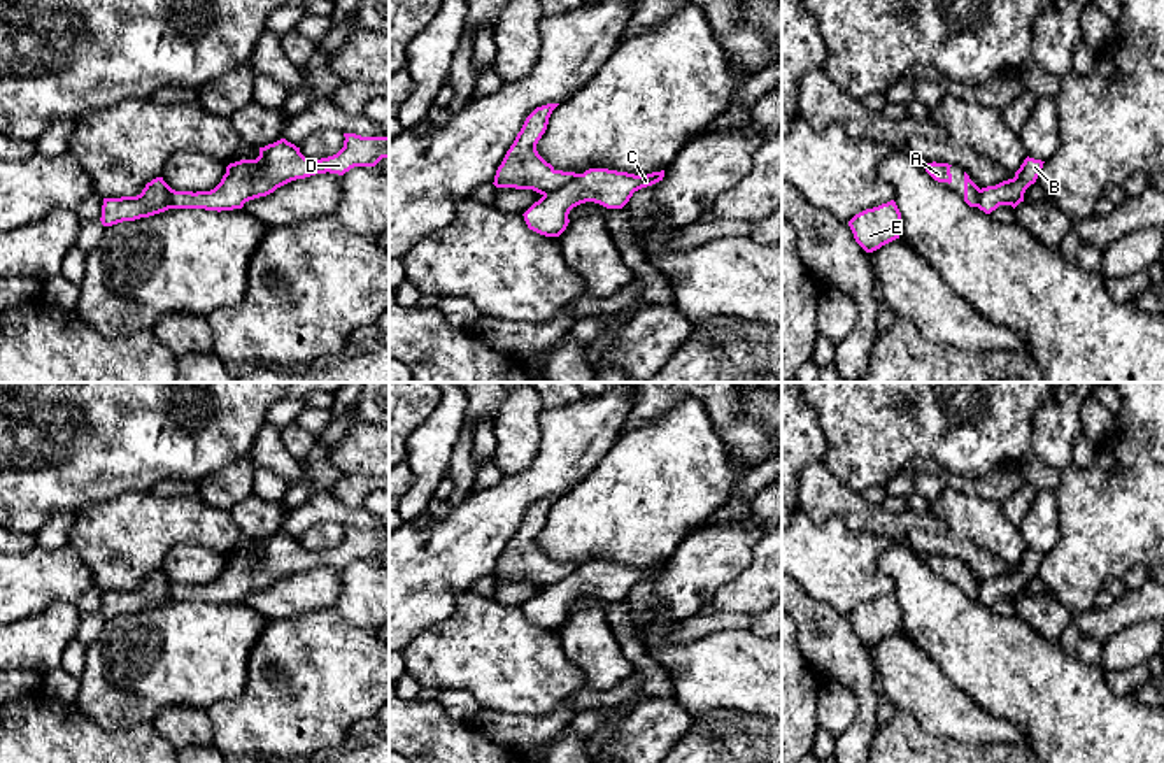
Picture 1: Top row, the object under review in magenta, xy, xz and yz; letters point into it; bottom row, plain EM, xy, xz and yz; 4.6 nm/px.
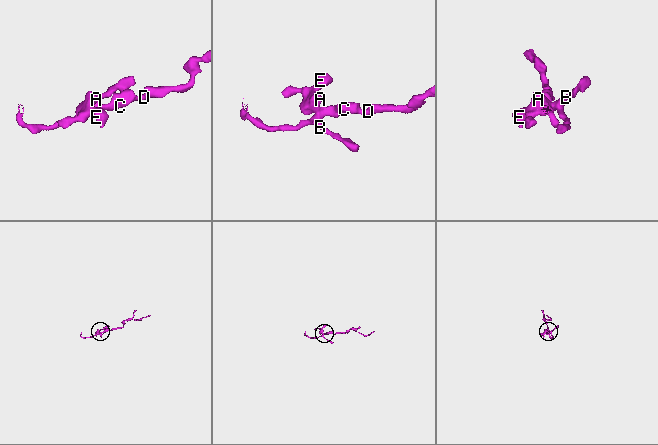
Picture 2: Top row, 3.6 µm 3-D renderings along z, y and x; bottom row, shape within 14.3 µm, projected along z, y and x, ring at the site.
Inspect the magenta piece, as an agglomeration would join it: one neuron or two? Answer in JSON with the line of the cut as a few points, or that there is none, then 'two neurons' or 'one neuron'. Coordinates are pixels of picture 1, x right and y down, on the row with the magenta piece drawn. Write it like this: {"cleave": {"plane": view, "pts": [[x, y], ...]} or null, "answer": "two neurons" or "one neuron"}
{"cleave": {"plane": "xz", "pts": [[579, 174], [544, 195]]}, "answer": "two neurons"}

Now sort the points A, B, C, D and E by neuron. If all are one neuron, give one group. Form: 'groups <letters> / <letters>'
groups A E / B C D

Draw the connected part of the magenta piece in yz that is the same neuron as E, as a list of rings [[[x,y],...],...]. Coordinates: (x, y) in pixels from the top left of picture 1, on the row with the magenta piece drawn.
[[[894,200],[855,214],[848,226],[855,242],[873,253],[882,246],[899,239],[903,219]]]

